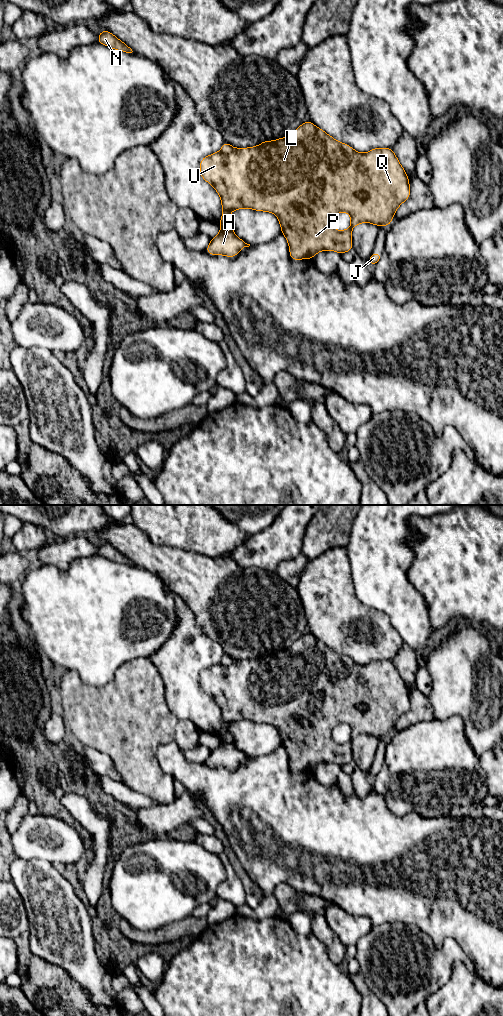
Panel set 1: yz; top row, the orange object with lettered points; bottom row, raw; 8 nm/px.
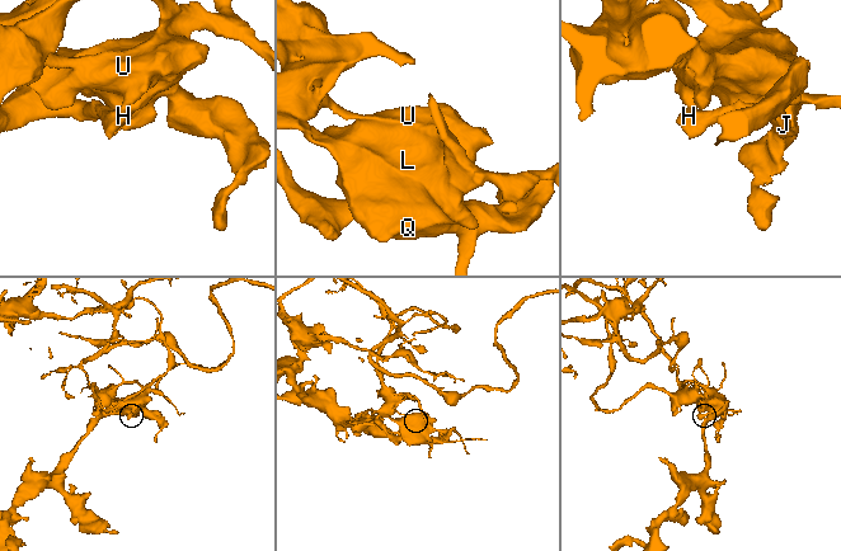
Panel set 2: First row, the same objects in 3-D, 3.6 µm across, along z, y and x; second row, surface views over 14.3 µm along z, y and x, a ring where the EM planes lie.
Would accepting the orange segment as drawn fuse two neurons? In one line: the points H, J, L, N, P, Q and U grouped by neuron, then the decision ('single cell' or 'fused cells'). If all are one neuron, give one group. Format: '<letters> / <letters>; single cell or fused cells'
H / J L N P Q U; fused cells

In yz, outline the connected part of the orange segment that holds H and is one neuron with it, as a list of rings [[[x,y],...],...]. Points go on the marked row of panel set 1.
[[[221,230],[217,236],[211,239],[207,251],[210,255],[225,255],[235,257],[239,251],[250,244],[237,237],[233,231]]]

